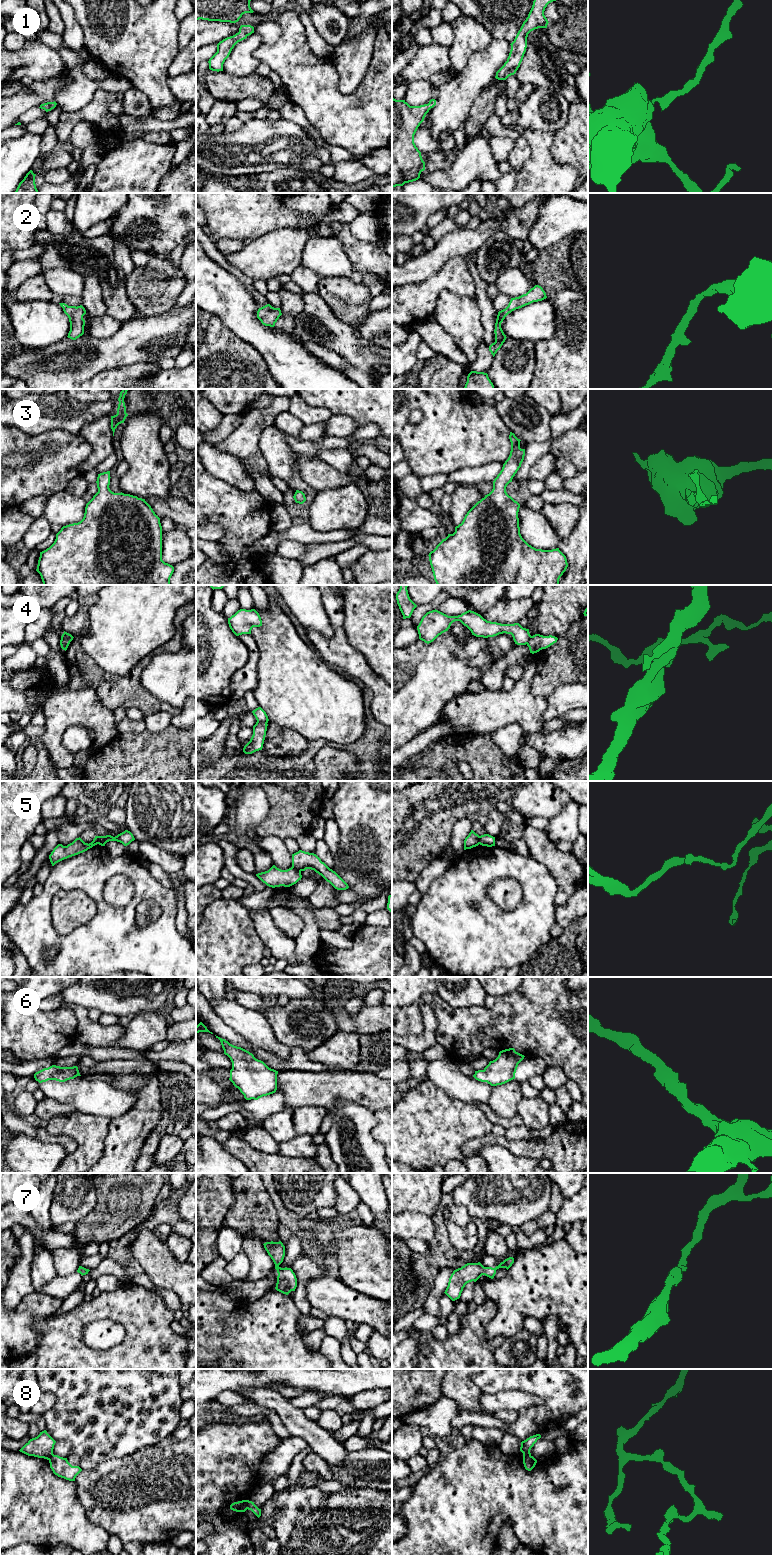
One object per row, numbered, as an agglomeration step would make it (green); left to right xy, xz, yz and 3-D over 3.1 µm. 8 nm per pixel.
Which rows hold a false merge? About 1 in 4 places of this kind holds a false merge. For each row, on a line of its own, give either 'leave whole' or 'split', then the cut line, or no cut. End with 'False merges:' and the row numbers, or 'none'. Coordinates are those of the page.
1: leave whole | no cut
2: leave whole | no cut
3: leave whole | no cut
4: split | xy (61, 638), (70, 641)
5: split | xz (292, 866), (300, 872)
6: leave whole | no cut
7: leave whole | no cut
8: split | xz (249, 1501), (246, 1508)
False merges: 4, 5, 8

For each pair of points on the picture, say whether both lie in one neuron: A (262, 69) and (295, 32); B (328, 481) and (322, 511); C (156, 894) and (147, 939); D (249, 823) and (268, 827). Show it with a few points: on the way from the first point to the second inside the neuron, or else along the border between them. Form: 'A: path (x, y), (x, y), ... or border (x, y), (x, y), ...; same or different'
A: border (260, 62), (264, 63), (271, 70); different
B: border (350, 483), (344, 486), (325, 488), (317, 492); different
C: path (165, 905), (165, 921), (158, 928); same
D: border (269, 804), (267, 816), (258, 826), (255, 834); different

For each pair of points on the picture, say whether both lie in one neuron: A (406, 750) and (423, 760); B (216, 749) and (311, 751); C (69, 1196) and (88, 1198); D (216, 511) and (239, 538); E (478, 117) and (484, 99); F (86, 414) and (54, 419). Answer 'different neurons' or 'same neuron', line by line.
A: different neurons
B: different neurons
C: same neuron
D: same neuron
E: same neuron
F: same neuron

